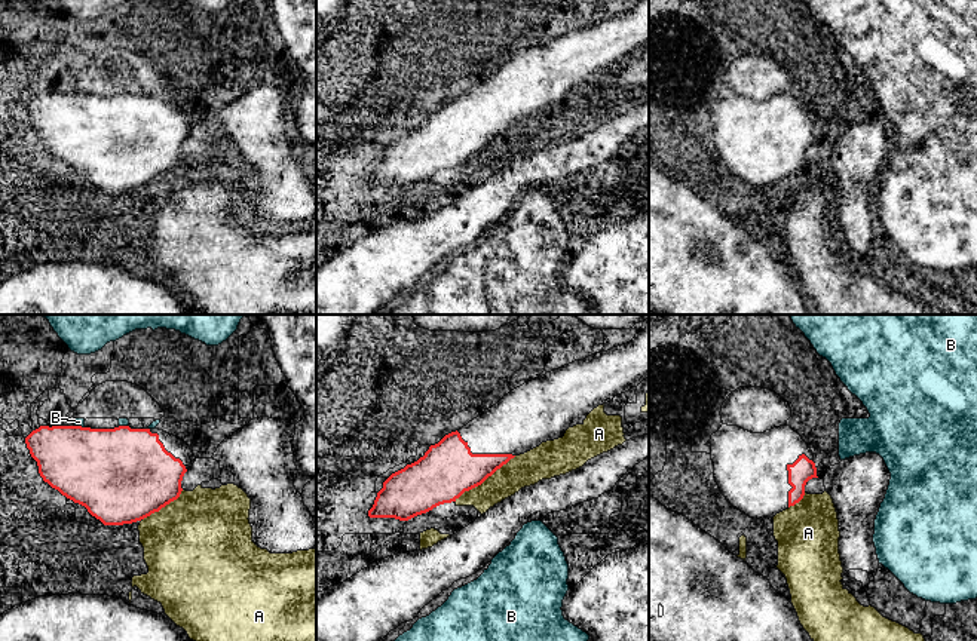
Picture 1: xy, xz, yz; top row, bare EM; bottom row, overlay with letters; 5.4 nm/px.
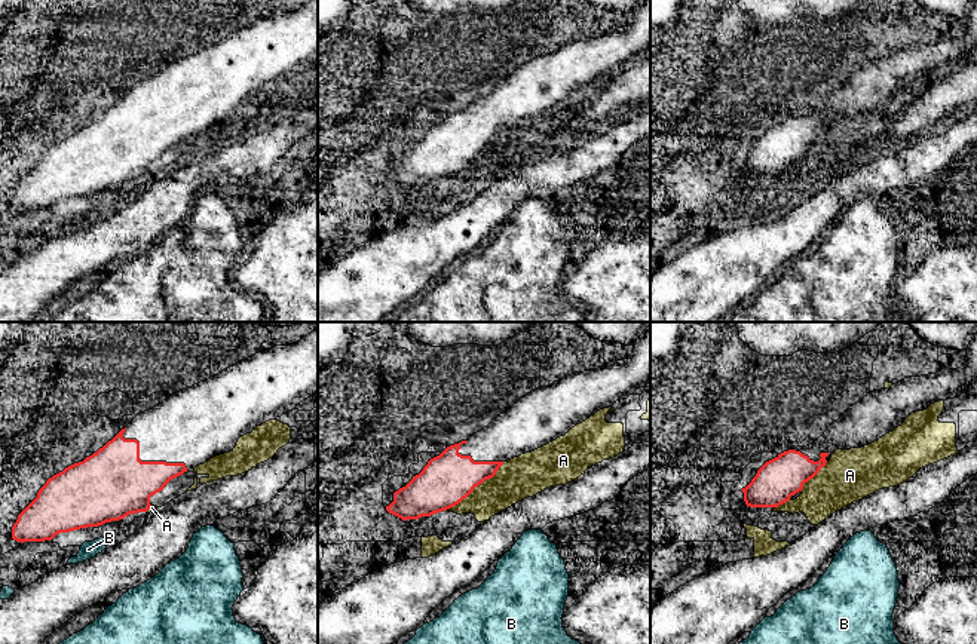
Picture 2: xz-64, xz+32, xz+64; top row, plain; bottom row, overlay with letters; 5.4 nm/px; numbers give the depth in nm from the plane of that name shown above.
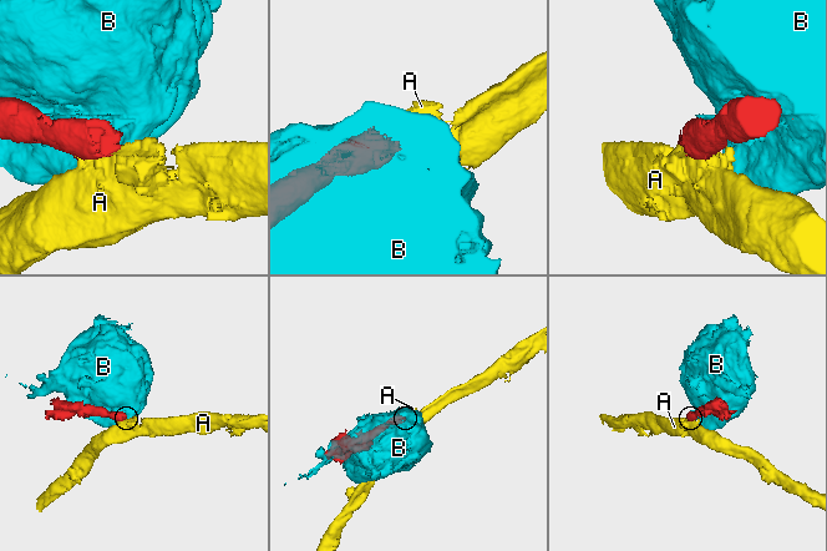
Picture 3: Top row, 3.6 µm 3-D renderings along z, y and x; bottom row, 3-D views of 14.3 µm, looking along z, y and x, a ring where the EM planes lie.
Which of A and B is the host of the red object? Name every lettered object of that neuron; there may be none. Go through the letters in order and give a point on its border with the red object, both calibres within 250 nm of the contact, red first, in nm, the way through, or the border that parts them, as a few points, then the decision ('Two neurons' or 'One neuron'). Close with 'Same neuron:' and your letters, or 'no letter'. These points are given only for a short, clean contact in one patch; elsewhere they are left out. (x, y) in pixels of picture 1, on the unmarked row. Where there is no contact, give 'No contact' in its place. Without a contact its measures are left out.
A: Touches red at xz (484, 147). Thickness 300 nm (red) against 180 nm. Two neurons
B: Touches red at xy (79, 94). Thickness 440 nm (red) against 50 nm. Two neurons
Same neuron: no letter

